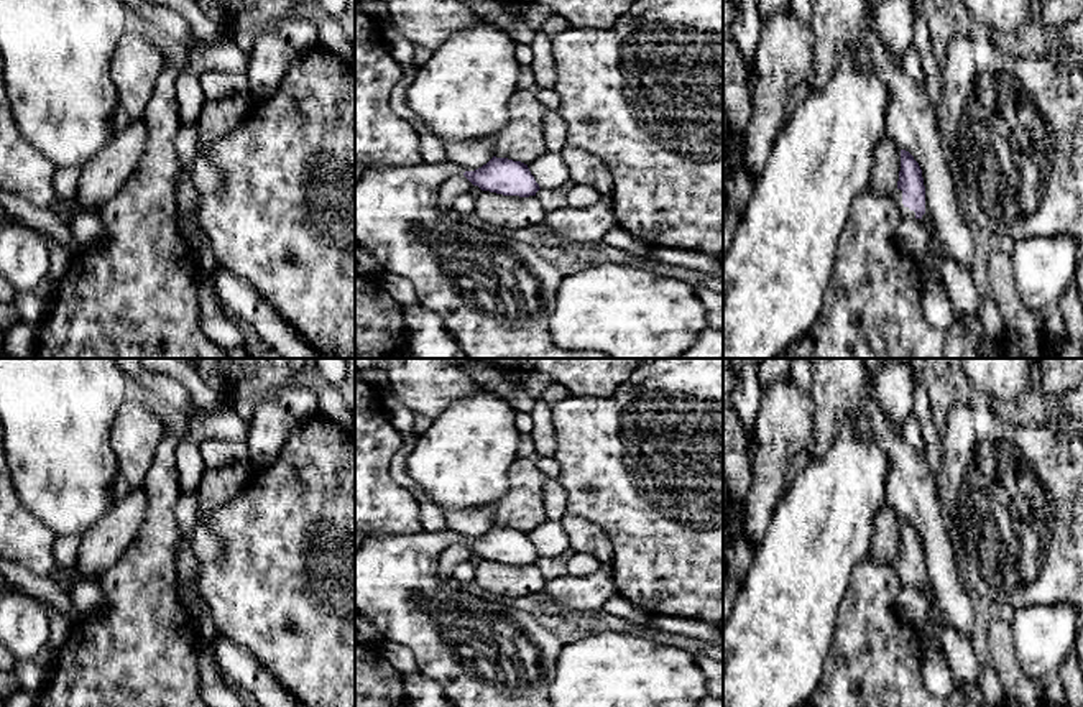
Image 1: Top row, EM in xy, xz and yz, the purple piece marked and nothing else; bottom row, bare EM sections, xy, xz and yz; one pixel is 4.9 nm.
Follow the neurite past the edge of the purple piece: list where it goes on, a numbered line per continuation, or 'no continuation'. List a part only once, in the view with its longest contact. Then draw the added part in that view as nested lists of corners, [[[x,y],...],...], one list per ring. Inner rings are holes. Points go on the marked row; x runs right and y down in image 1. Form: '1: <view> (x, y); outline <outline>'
1: yz (906, 212); outline [[[897,189],[897,191],[892,194],[892,197],[894,197],[894,201],[896,201],[896,204],[897,204],[899,210],[901,210],[902,219],[915,219],[915,212],[910,210],[909,207],[906,207],[906,206],[902,204],[902,191],[901,191],[901,189]]]

